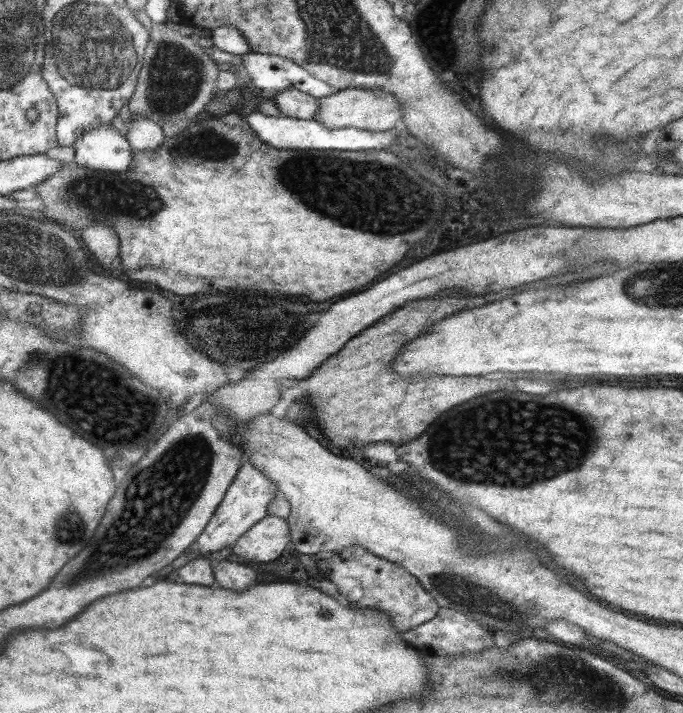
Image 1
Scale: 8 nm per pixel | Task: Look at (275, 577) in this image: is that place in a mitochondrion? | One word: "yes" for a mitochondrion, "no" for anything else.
no

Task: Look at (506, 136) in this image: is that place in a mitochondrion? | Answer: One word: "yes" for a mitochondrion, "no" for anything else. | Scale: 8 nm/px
no

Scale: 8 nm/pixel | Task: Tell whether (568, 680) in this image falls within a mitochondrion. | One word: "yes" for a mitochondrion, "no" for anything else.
yes

